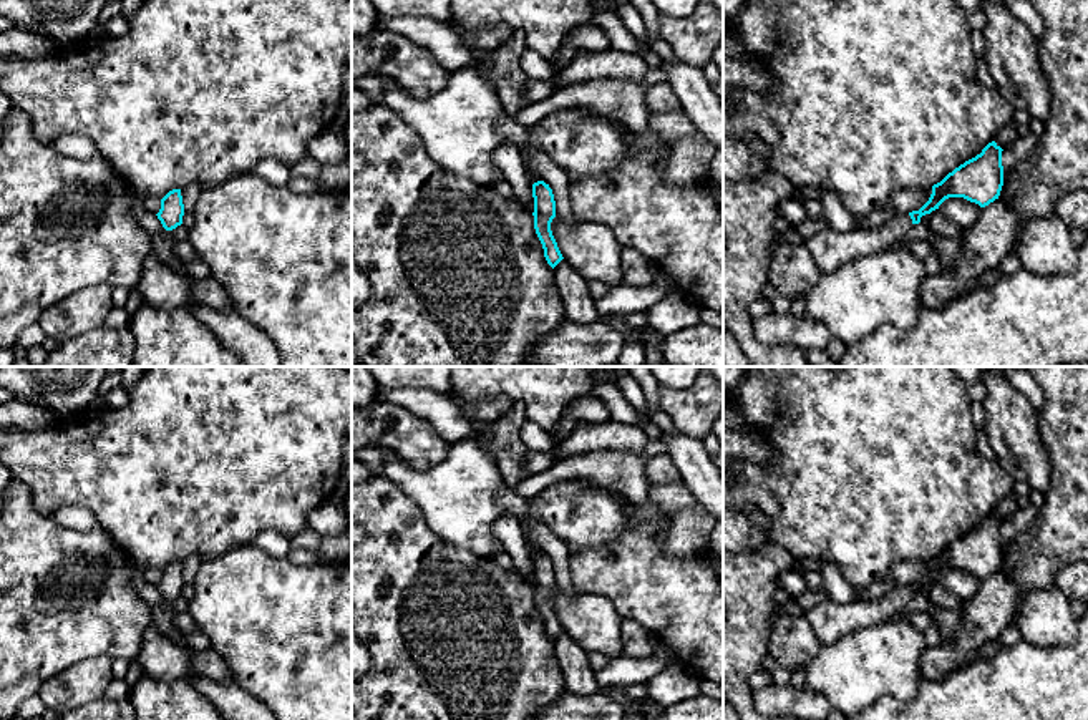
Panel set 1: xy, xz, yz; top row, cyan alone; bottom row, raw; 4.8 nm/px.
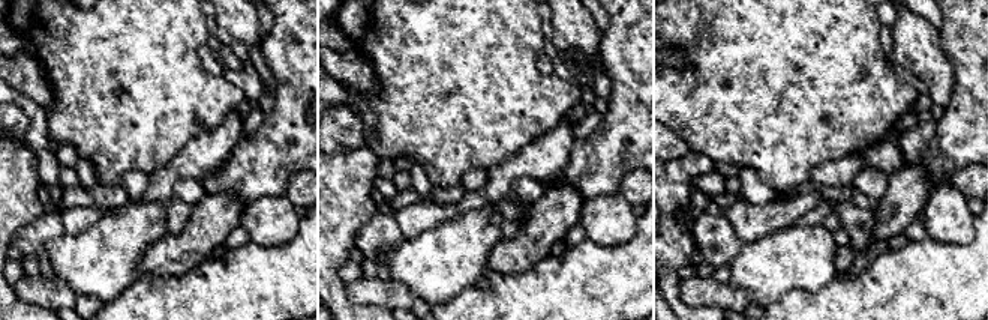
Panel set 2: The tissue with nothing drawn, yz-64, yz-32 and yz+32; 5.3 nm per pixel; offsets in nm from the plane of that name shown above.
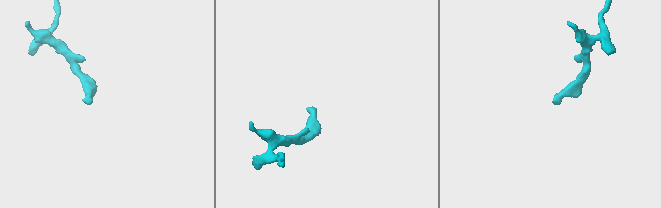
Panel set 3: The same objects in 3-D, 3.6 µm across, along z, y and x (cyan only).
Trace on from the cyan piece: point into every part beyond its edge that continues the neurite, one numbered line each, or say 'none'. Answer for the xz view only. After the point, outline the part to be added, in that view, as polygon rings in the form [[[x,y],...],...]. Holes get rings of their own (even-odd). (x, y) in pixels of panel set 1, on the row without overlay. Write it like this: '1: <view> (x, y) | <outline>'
none

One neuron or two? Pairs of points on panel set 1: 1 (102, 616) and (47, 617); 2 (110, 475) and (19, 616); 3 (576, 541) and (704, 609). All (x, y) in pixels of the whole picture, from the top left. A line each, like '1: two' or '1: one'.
1: one
2: two
3: two

